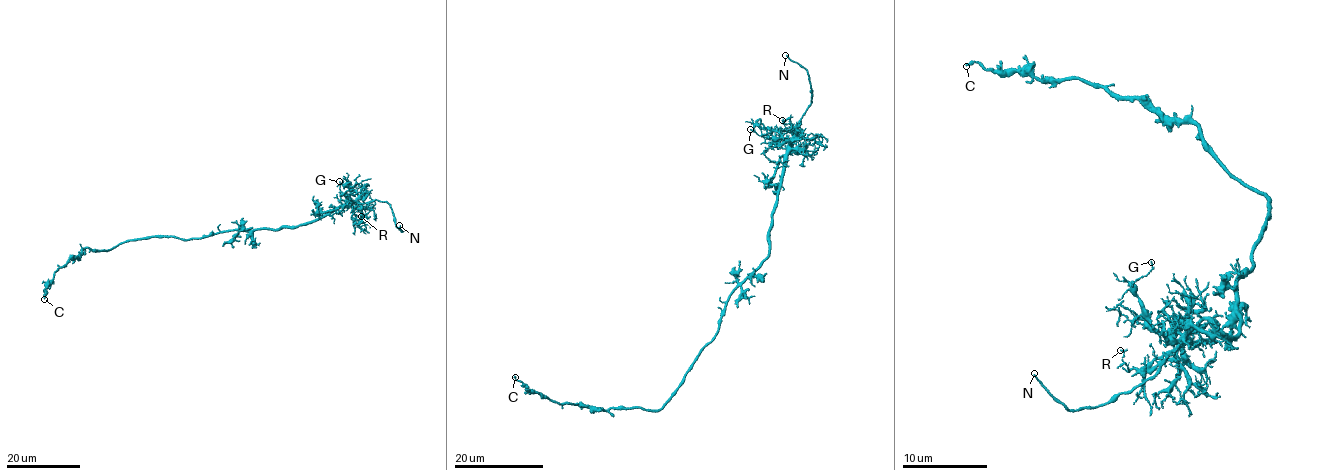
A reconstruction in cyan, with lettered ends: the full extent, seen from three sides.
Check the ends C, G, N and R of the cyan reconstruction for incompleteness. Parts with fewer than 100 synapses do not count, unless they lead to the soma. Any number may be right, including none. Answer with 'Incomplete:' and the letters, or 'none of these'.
Incomplete: N

